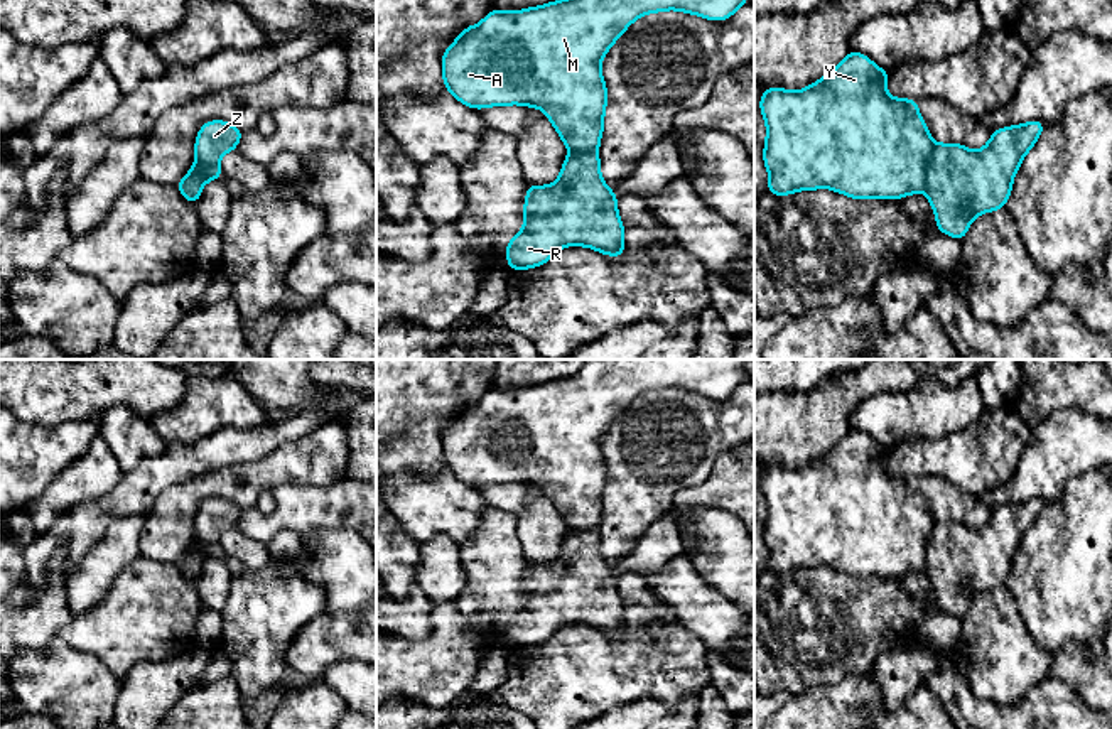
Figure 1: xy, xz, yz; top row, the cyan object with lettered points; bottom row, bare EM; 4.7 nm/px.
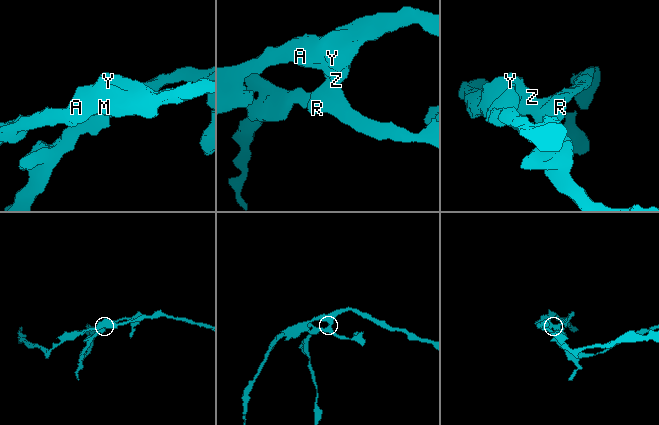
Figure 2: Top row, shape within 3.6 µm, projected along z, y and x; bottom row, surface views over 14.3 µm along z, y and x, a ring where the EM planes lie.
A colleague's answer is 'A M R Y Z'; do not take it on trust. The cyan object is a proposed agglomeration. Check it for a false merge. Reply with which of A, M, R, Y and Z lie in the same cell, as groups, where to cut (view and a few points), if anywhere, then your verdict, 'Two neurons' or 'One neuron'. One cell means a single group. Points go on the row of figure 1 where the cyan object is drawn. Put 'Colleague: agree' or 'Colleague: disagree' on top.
Colleague: disagree
Groups: A M Y Z / R. Split along yz (937, 144), (927, 164), (927, 184), (923, 189). Two neurons

